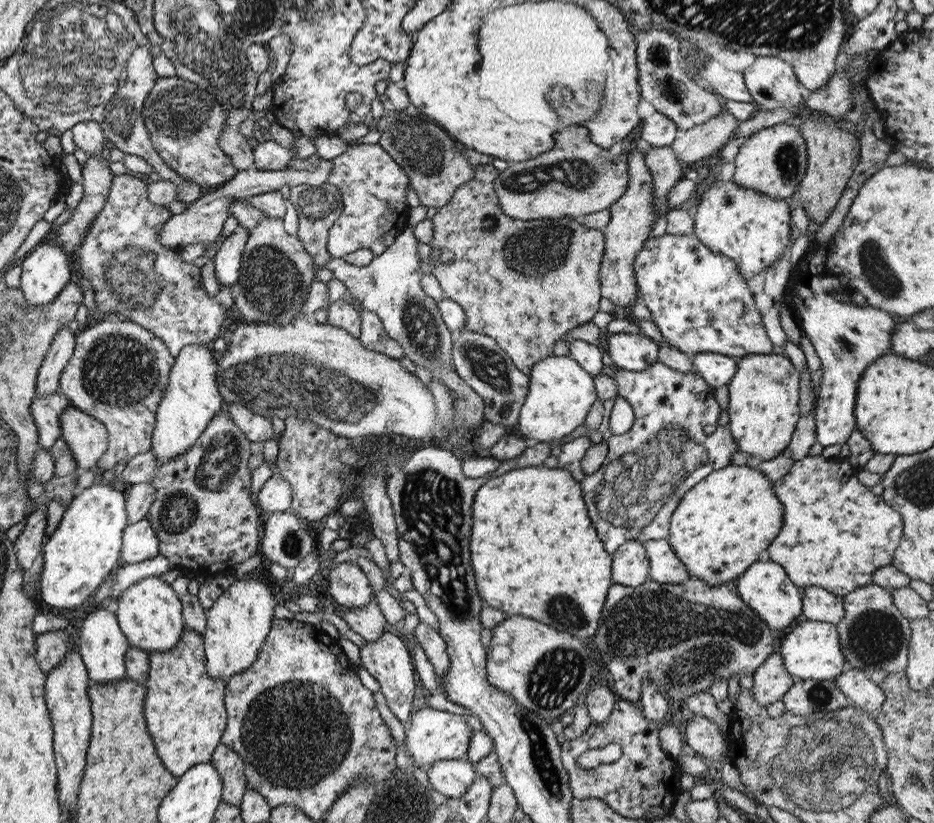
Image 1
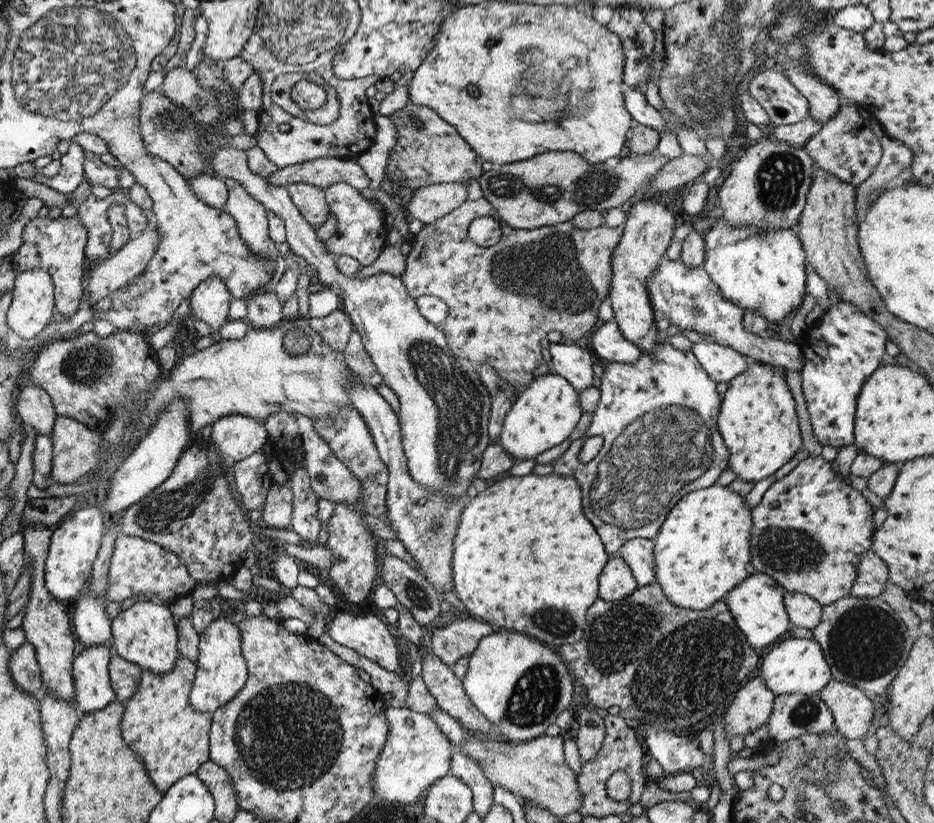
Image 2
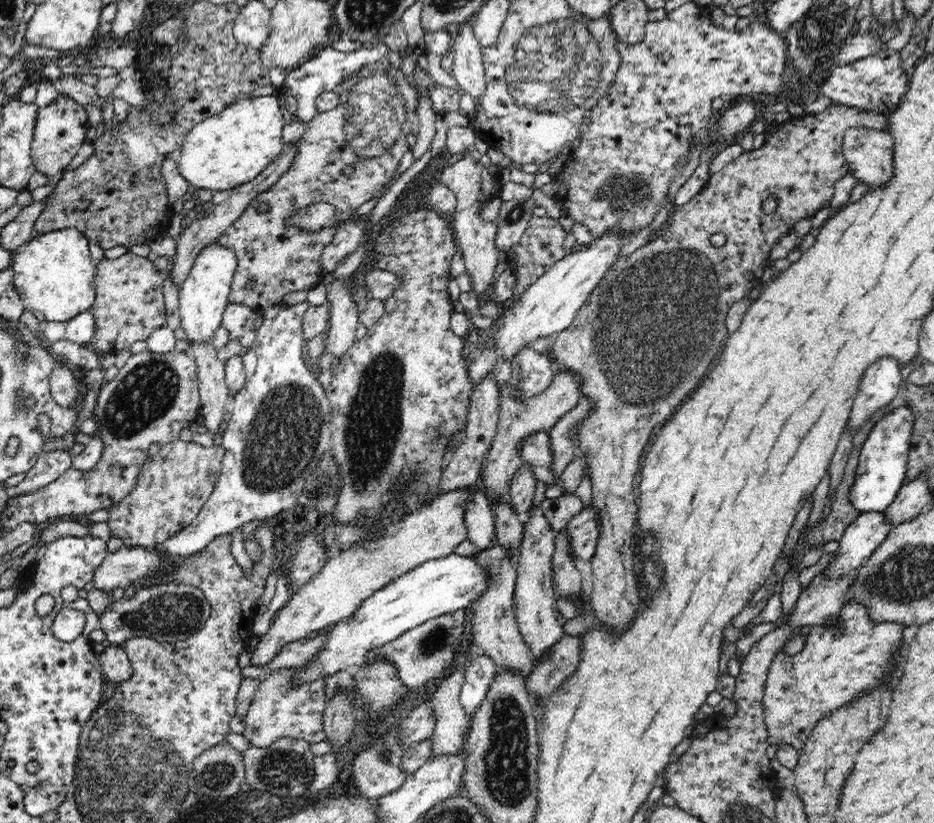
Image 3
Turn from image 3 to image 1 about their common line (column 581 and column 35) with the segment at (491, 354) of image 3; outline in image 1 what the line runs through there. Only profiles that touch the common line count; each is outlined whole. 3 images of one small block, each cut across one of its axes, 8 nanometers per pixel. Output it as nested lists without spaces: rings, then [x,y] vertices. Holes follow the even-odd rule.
[[[52,241],[35,245],[18,263],[21,266],[18,290],[29,306],[47,306],[71,278],[67,254]]]

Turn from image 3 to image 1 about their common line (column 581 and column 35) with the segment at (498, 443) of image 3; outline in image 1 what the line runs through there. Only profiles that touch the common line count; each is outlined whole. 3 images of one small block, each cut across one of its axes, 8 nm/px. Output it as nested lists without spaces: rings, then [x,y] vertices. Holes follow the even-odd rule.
[[[66,325],[57,330],[43,357],[35,379],[35,396],[47,396],[58,390],[59,375],[69,361],[75,346],[75,332],[70,332]]]

